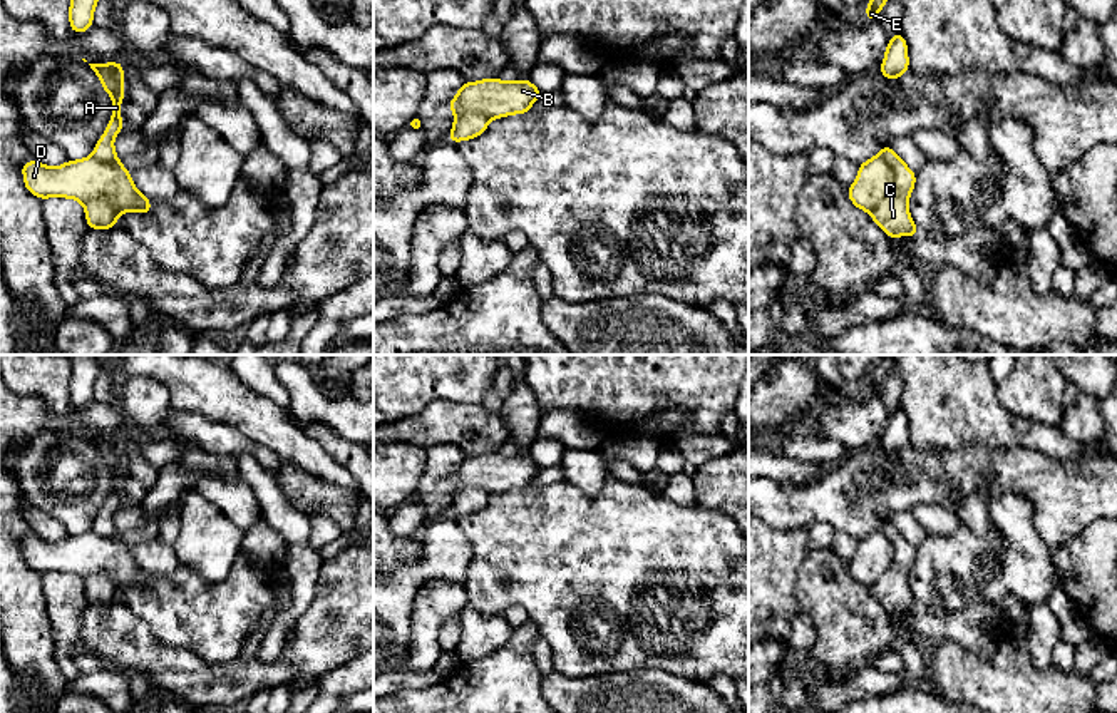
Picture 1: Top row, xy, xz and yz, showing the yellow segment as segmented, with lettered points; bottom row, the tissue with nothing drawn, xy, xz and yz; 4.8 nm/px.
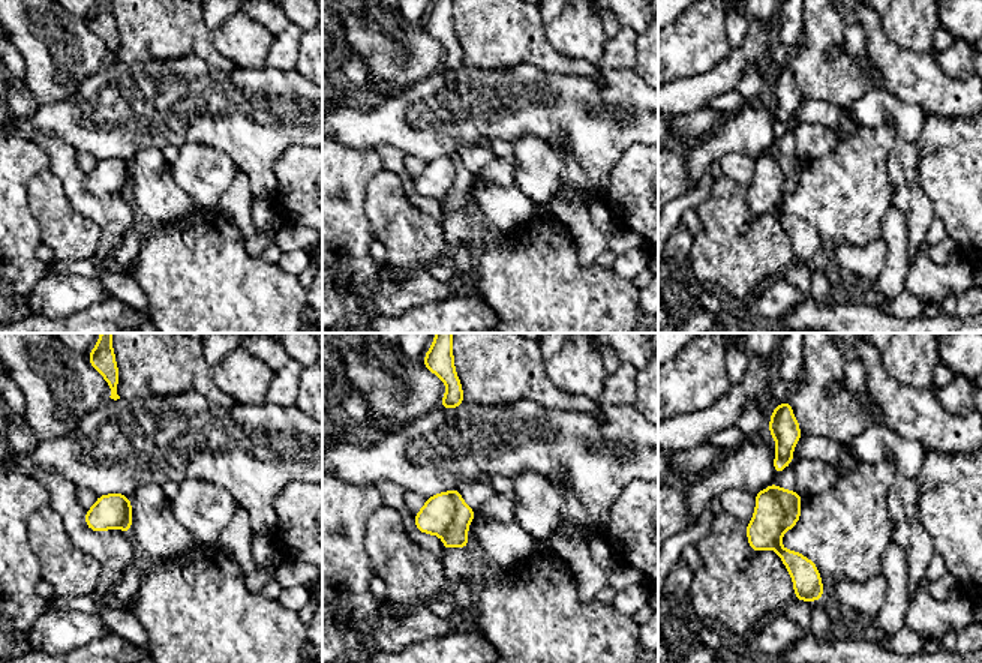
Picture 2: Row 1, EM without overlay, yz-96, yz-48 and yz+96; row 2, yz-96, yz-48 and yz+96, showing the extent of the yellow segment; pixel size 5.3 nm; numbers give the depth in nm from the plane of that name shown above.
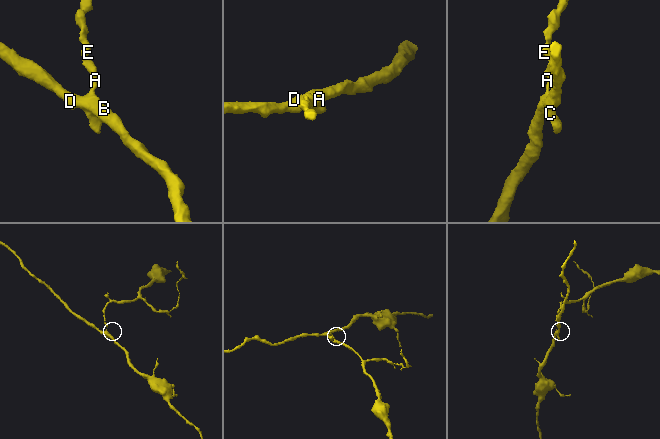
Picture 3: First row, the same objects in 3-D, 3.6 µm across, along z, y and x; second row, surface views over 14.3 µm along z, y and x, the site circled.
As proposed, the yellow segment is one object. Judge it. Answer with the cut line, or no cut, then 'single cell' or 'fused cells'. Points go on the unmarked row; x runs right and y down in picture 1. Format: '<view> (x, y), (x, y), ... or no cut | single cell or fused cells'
yz (880, 529), (891, 546), (893, 559), (871, 588) | fused cells

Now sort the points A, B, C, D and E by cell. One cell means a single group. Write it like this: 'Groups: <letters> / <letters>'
Groups: A C E / B D

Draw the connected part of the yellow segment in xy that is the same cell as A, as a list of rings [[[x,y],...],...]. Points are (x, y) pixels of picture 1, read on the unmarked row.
[[[122,437],[89,439],[94,449],[100,454],[104,465],[112,472],[112,492],[106,507],[97,516],[92,531],[106,537],[121,537],[114,526],[114,512],[124,504],[121,492],[121,479],[124,474],[124,445]]]

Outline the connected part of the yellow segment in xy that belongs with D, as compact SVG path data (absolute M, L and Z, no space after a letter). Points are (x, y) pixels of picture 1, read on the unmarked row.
M94 531L67 536L59 542L39 536L22 539L25 562L40 572L69 572L82 579L107 576L117 591L126 586L151 589L151 574L132 557L131 547L121 537L99 536Z

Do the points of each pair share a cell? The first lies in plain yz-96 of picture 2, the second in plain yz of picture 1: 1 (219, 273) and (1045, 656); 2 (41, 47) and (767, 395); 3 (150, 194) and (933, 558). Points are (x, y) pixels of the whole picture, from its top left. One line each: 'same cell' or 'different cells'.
1: different cells
2: different cells
3: different cells

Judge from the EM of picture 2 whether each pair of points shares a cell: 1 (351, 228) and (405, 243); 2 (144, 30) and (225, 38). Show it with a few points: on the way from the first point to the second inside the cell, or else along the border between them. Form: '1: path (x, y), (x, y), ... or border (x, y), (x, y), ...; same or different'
1: border (366, 200), (366, 215), (375, 234); different
2: border (212, 30), (215, 47), (234, 63); different

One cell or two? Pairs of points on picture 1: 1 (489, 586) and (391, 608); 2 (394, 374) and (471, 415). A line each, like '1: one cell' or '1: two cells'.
1: two cells
2: two cells

